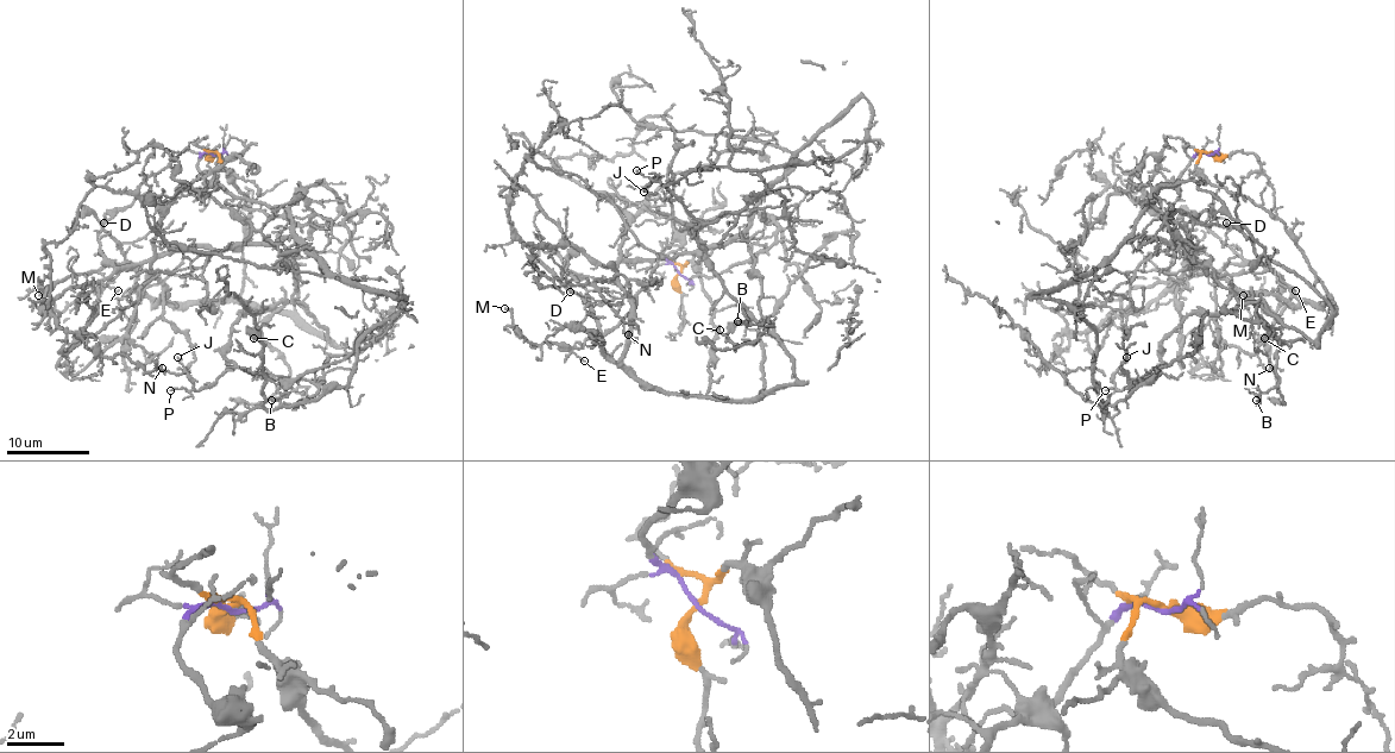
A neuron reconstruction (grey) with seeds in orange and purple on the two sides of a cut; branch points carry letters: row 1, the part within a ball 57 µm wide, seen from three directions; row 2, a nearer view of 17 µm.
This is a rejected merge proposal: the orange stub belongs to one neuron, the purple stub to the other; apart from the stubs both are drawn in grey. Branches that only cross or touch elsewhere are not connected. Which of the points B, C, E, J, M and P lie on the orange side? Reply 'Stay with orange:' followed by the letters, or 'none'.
Stay with orange: B, C, E, J, M, P

